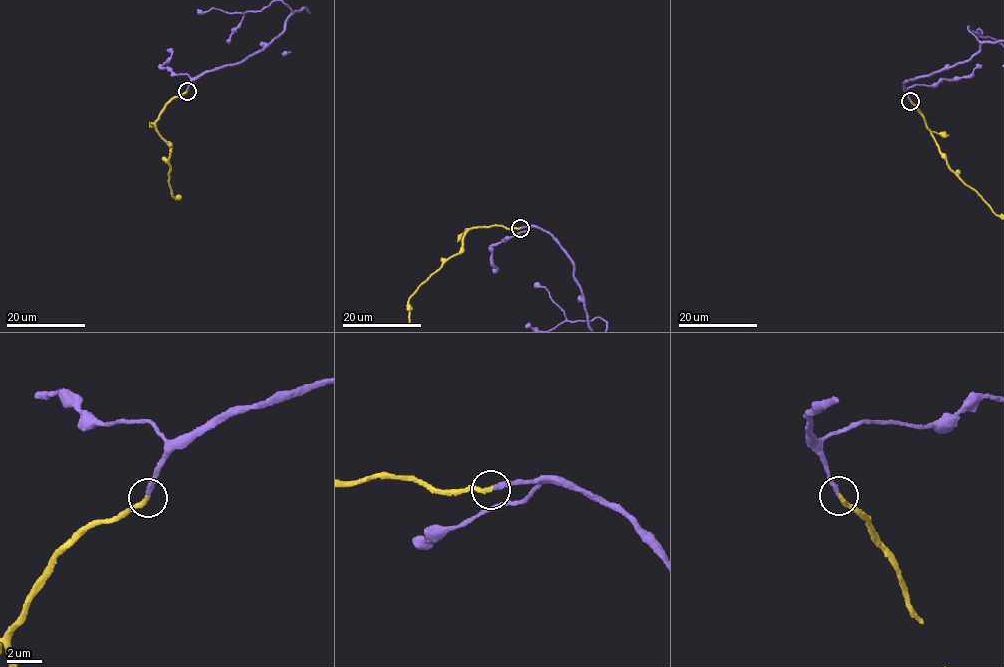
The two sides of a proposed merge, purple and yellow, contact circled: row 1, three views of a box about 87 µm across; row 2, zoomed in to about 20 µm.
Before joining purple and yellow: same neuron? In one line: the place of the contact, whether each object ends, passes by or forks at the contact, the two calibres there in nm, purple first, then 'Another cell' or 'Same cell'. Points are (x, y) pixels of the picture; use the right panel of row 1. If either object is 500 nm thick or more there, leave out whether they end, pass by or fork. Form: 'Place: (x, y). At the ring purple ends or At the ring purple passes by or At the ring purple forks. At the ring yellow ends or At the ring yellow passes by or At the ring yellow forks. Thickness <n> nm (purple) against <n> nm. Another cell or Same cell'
Place: (910, 101). At the ring purple ends. At the ring yellow ends. Thickness 240 nm (purple) against 280 nm. Same cell

